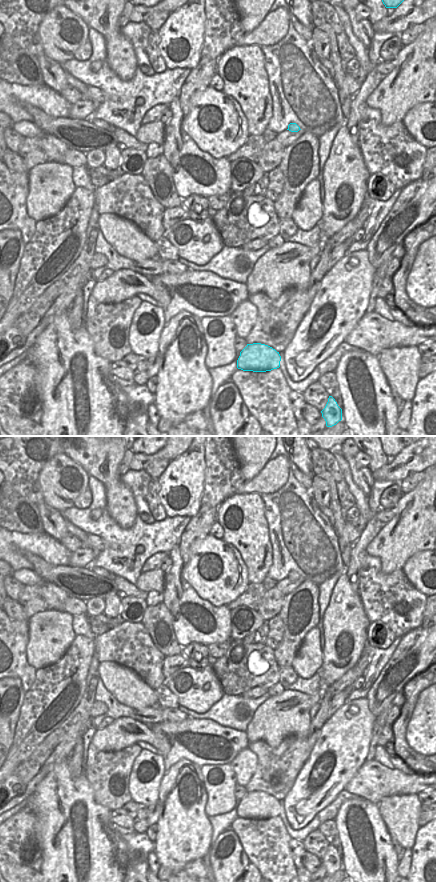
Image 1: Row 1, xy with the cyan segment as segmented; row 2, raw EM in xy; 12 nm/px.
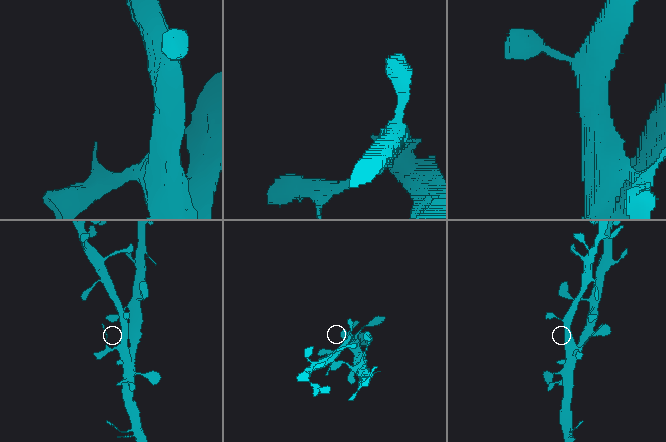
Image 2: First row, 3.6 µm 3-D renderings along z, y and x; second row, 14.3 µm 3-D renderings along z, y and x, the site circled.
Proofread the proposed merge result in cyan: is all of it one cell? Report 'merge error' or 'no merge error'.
no merge error

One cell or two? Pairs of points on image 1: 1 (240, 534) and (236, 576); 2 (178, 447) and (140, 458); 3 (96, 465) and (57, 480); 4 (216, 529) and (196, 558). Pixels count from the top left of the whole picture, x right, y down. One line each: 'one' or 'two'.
1: two
2: one
3: two
4: two

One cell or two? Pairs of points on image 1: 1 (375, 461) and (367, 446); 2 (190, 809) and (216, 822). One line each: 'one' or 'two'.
1: one
2: two

